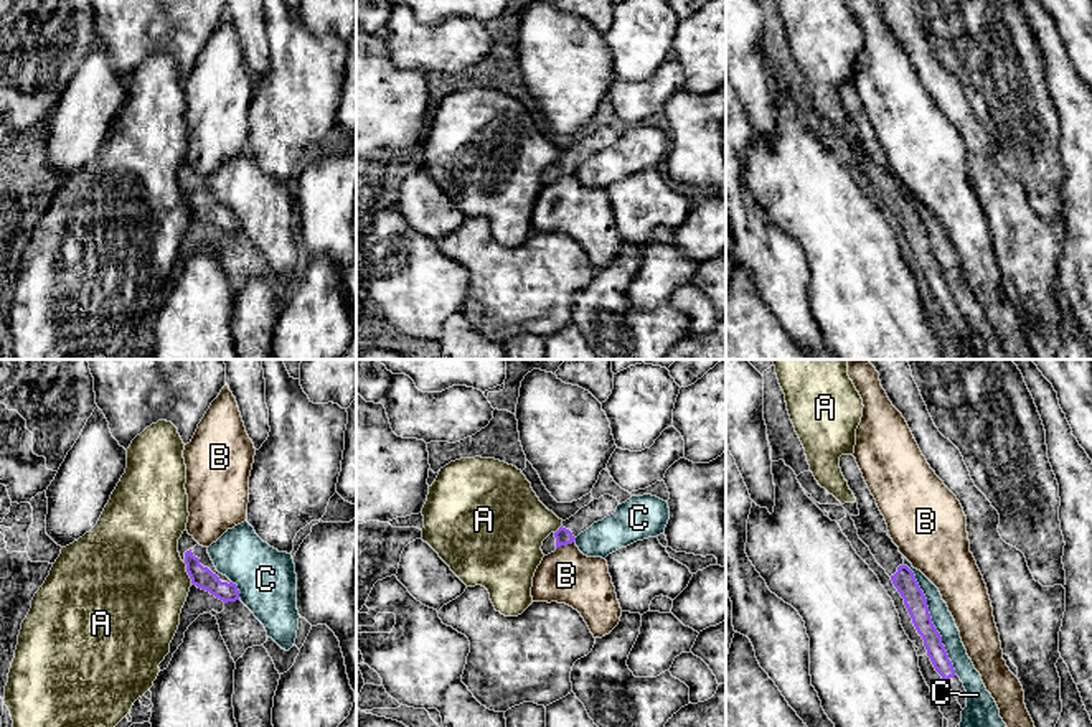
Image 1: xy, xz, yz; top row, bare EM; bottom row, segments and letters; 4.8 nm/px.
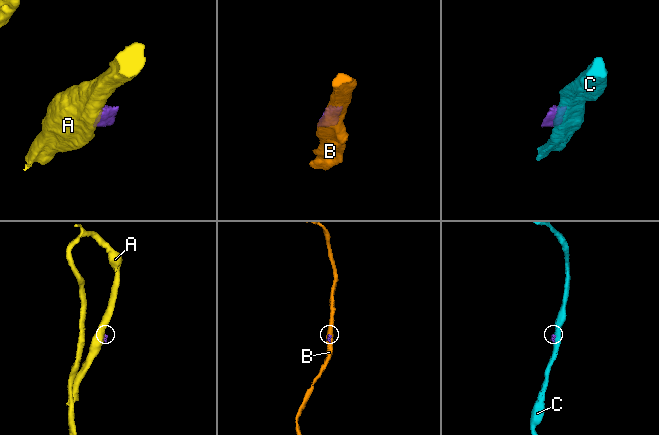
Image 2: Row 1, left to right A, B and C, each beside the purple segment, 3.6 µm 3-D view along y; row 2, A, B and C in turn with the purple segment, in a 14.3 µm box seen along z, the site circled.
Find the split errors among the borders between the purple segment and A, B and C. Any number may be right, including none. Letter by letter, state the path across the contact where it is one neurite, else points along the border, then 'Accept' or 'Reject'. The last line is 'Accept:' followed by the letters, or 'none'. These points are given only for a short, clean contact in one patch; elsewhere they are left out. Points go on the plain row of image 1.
A: Reject
B: Reject
C: Reject
Accept: none

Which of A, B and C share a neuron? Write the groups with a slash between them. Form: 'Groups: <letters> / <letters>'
Groups: A / B / C

